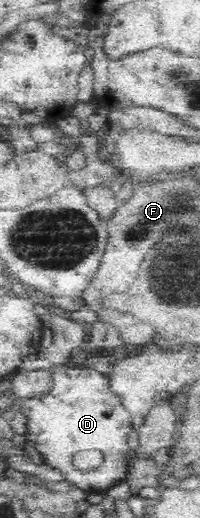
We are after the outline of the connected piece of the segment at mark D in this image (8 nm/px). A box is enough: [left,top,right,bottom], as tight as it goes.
[16,364,132,493]

